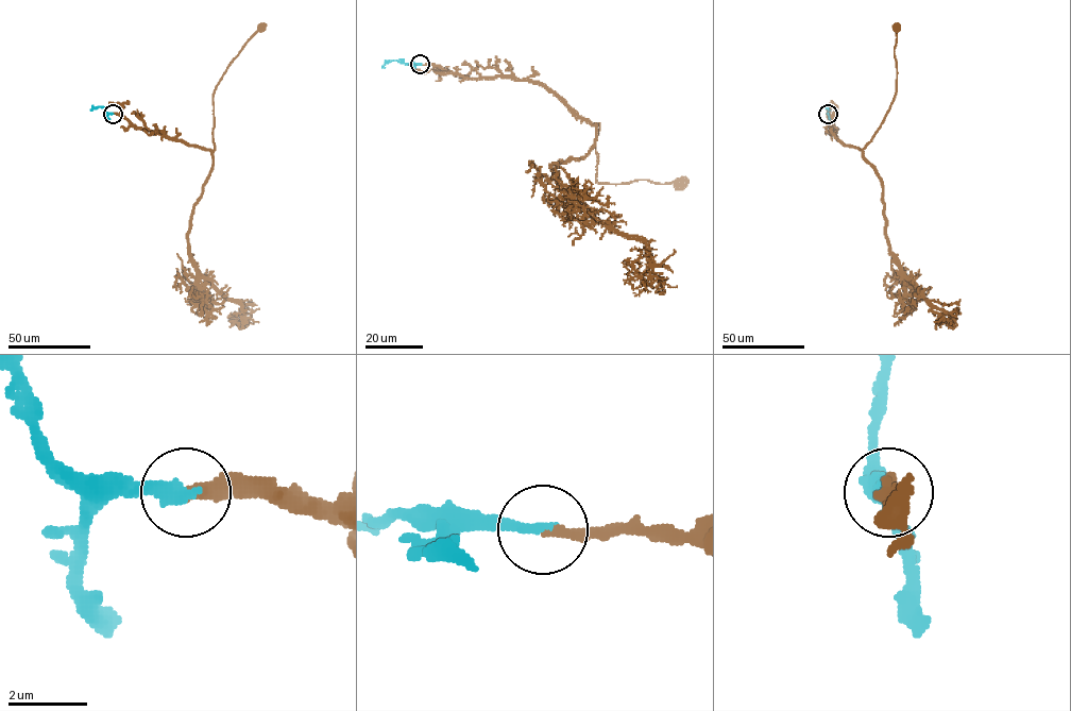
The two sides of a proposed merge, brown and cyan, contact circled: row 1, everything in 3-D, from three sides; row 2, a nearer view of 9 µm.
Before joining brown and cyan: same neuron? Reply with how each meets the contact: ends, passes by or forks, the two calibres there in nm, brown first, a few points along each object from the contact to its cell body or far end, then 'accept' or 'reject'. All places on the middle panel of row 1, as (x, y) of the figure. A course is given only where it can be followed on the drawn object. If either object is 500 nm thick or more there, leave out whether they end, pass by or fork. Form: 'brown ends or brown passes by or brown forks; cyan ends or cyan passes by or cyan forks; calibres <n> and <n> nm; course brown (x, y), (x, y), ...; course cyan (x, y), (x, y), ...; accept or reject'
brown ends; cyan ends; calibres 300 and 320 nm; course brown (420, 64), (439, 66), (468, 78), (513, 75), (555, 91), (579, 115), (598, 124), (597, 182), (680, 182); course cyan (420, 64), (387, 62), (385, 68); accept

